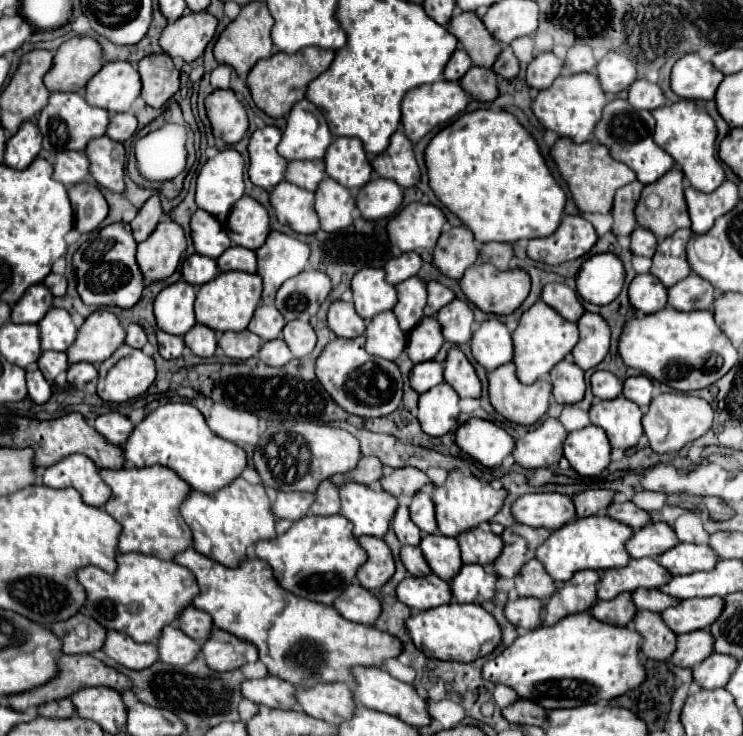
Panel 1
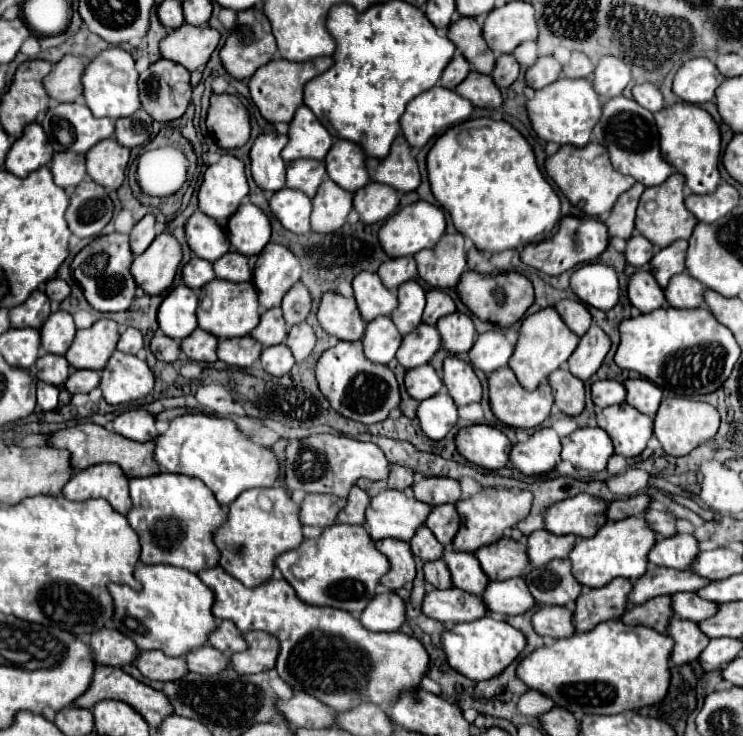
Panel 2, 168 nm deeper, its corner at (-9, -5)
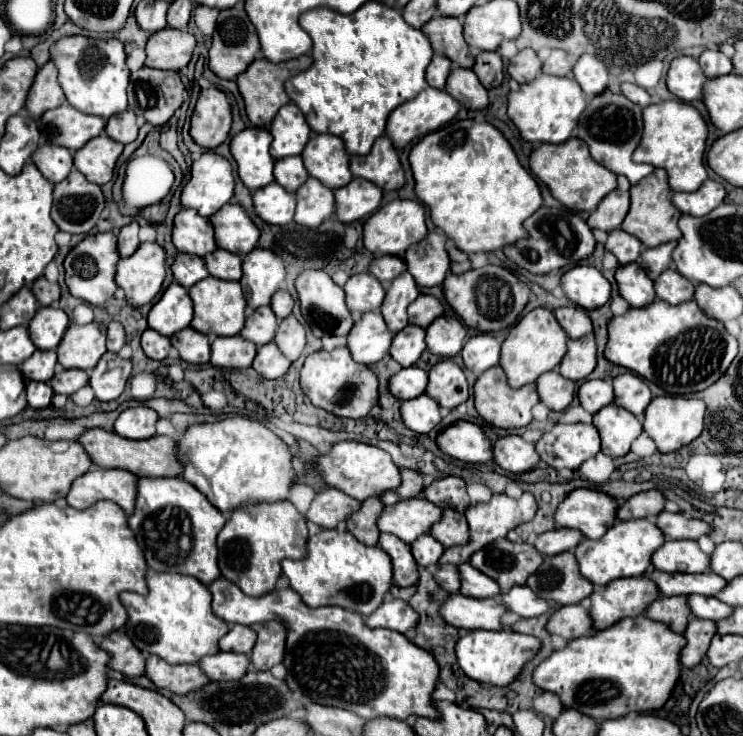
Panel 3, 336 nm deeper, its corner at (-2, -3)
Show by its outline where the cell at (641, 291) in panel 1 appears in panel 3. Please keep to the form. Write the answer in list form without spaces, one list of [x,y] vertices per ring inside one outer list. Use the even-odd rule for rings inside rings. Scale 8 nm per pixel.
[[[639,263],[621,265],[615,273],[619,293],[631,307],[645,307],[655,299],[653,281],[647,277]]]

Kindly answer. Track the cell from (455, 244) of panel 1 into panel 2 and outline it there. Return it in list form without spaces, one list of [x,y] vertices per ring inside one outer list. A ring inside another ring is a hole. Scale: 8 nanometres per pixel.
[[[454,233],[442,237],[442,241],[434,249],[426,249],[416,253],[418,275],[432,287],[454,287],[458,285],[462,273],[466,271],[468,259],[464,249],[464,235]],[[436,251],[436,257],[434,257]]]

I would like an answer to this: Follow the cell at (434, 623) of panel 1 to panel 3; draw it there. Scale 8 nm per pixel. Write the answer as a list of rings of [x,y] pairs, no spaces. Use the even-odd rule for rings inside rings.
[[[469,631],[457,641],[455,653],[459,667],[465,671],[467,677],[493,687],[507,687],[539,649],[541,641],[533,635],[523,635],[515,631]]]

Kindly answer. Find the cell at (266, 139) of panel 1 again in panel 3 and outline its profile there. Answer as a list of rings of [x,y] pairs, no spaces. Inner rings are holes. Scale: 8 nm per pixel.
[[[247,127],[231,139],[231,155],[237,161],[239,179],[251,189],[257,191],[273,181],[273,163],[269,155],[271,133],[261,127]]]

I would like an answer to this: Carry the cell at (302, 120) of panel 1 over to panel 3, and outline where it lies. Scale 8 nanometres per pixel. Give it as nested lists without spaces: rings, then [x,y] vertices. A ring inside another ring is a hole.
[[[287,103],[277,111],[277,115],[273,117],[273,121],[269,125],[269,131],[273,135],[273,143],[271,143],[273,159],[301,155],[301,151],[307,145],[309,135],[311,135],[311,129],[309,129],[303,113],[293,103]]]

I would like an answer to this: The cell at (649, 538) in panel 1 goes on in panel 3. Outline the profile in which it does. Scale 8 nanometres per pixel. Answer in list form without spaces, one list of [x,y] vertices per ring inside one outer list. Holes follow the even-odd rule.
[[[665,541],[653,555],[655,569],[667,573],[705,573],[709,563],[697,541]]]

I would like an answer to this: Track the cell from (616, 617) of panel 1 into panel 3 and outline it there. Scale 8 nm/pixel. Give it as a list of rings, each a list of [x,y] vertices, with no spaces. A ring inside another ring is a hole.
[[[659,597],[647,609],[649,619],[665,623],[671,629],[675,629],[677,633],[683,633],[687,629],[691,615],[693,613],[687,605],[687,597]]]

